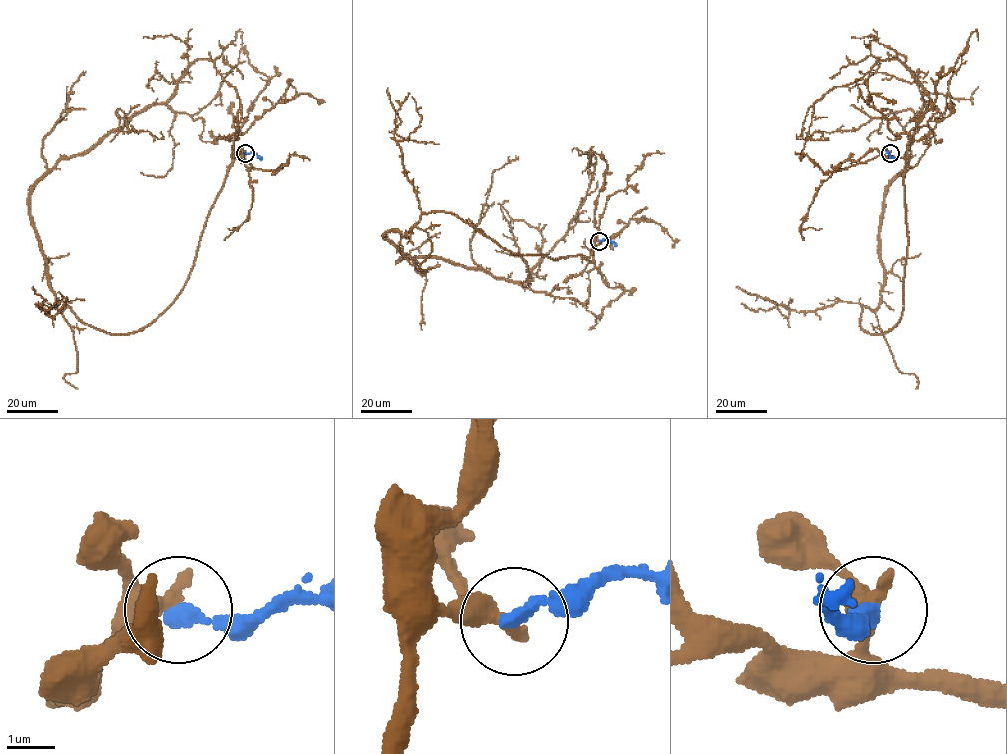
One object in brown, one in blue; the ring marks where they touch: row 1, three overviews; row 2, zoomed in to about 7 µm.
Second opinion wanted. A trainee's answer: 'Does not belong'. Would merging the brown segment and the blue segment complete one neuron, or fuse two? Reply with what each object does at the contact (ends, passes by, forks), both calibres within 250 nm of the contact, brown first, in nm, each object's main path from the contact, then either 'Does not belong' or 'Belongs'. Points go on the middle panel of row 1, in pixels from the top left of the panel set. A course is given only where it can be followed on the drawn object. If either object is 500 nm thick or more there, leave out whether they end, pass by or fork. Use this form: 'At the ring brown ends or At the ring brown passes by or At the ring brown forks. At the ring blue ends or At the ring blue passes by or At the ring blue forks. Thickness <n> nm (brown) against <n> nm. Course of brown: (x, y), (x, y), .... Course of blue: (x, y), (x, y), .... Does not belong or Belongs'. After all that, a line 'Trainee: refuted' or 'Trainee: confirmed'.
At the ring brown passes by. At the ring blue ends. Thickness 320 nm (brown) against 320 nm. Course of brown: (600, 241), (588, 257), (515, 254), (440, 211), (385, 236), (410, 257), (523, 282), (583, 202), (594, 146). Course of blue: (600, 241), (609, 239), (616, 246). Does not belong
Trainee: confirmed

